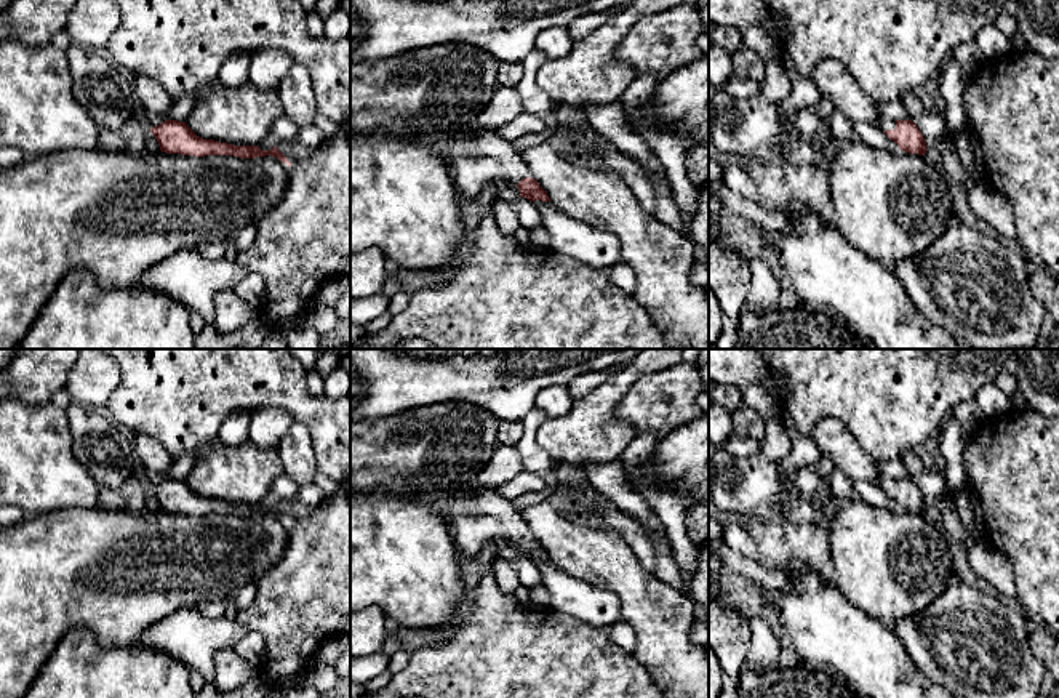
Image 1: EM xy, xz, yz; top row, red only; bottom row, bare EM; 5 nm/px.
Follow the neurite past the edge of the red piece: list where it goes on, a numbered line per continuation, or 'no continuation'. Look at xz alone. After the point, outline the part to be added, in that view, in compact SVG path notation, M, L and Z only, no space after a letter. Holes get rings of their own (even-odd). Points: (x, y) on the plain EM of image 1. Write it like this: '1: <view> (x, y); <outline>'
1: xz (479, 514); M467 485L450 503L459 564L477 557L488 541L518 543L523 536L533 536L514 501L493 487Z

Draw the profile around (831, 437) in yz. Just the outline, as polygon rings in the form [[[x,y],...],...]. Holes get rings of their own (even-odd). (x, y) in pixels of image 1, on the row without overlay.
[[[821,419],[809,437],[821,455],[832,458],[837,469],[846,472],[853,480],[865,480],[878,487],[881,475],[878,461],[859,445],[838,419]]]

